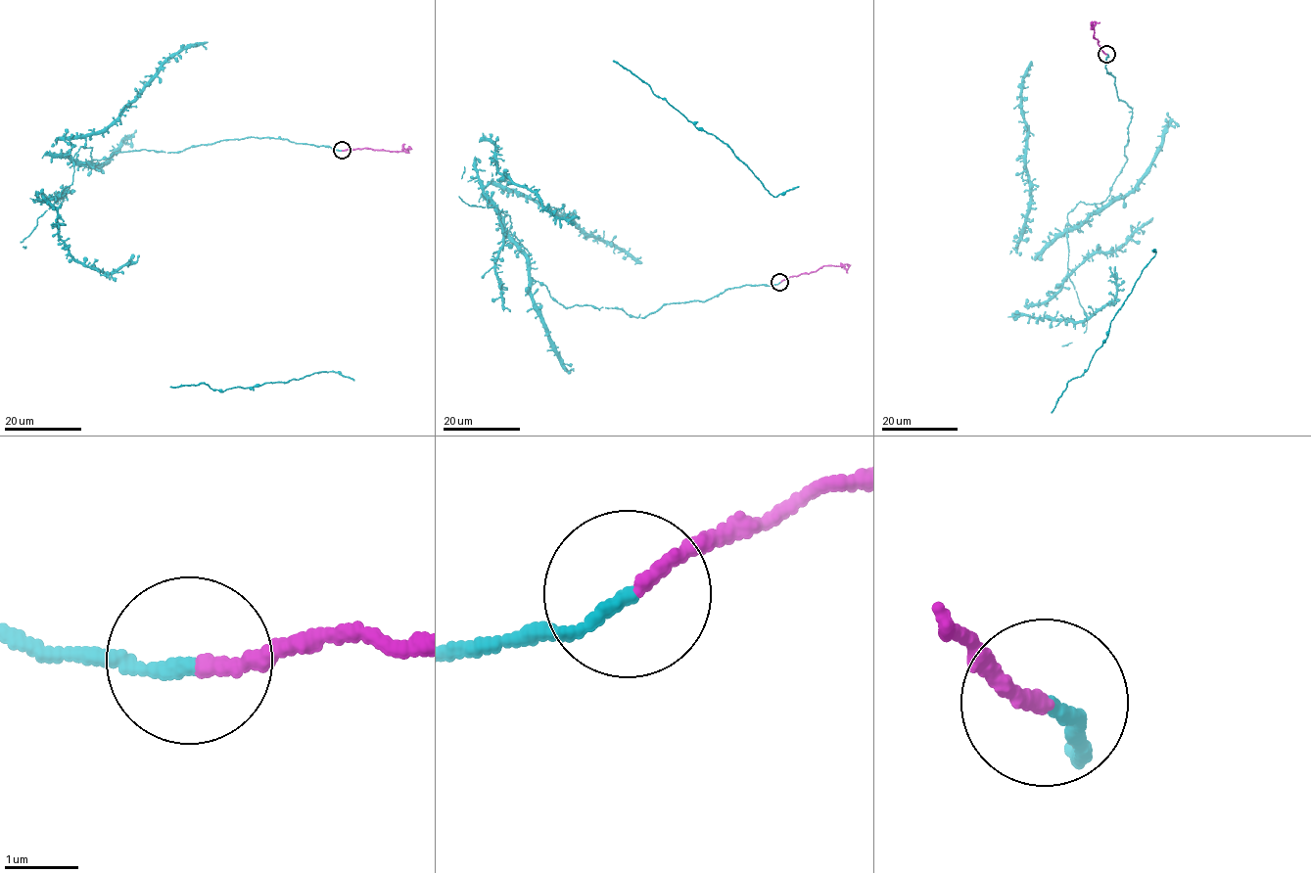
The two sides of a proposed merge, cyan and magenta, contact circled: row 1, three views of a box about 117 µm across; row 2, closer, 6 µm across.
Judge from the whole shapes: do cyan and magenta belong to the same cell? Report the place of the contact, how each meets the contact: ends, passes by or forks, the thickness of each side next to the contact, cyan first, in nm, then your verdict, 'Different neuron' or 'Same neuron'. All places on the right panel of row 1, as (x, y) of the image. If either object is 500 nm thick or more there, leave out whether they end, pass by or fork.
Place: (1106, 54). At the ring cyan ends. At the ring magenta ends. Thickness 180 nm (cyan) against 190 nm. Different neuron

